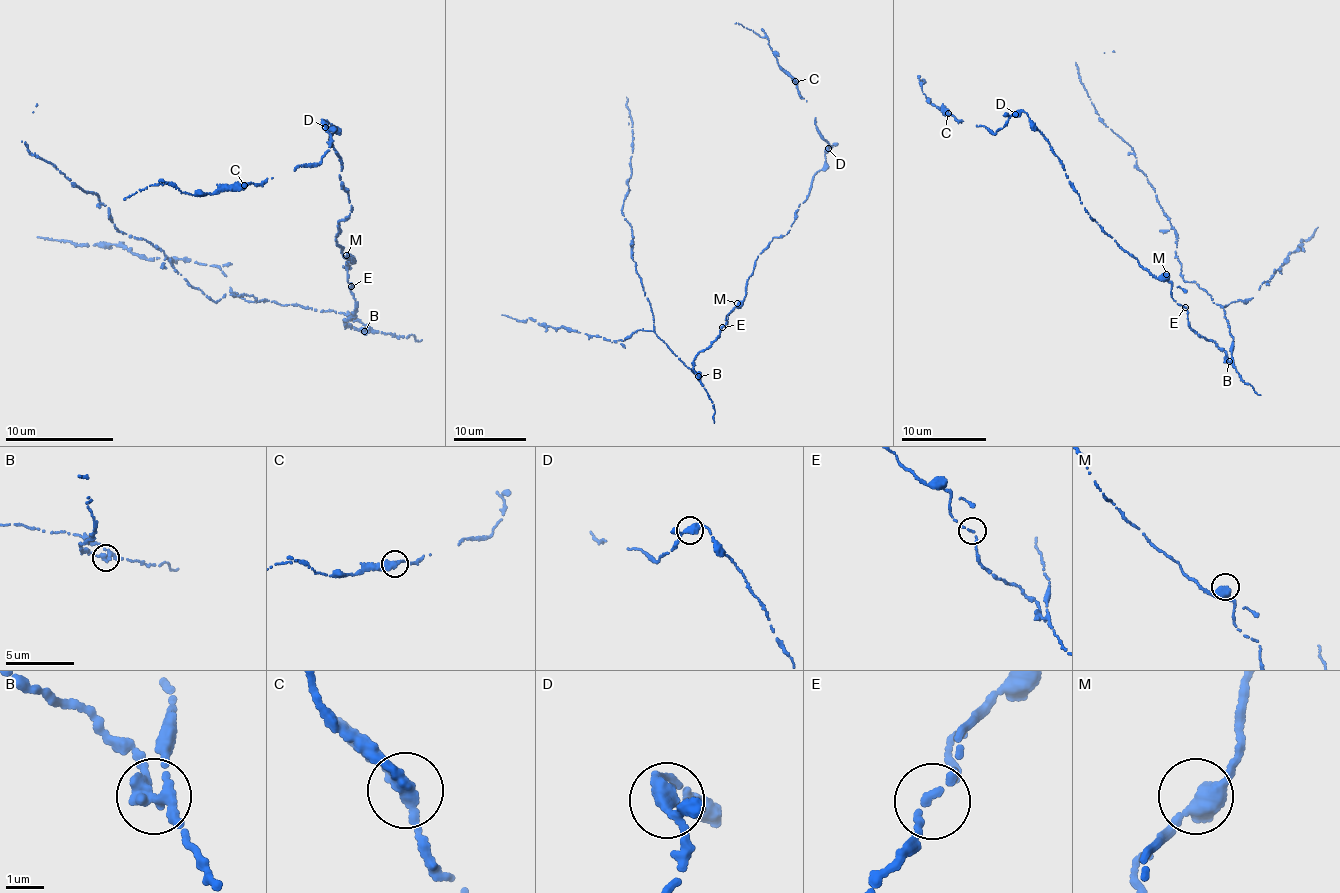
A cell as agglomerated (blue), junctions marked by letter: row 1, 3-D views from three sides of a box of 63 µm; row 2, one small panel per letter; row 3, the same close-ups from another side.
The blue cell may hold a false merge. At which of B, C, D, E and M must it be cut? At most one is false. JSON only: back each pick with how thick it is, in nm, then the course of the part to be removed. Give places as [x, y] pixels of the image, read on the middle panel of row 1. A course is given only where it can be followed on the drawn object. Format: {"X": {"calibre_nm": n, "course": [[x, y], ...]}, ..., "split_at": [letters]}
{"B": {"calibre_nm": 300}, "split_at": ["B"]}

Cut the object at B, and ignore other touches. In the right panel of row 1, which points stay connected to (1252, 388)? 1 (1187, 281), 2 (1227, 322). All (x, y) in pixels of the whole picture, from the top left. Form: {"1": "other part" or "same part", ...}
{"1": "same part", "2": "same part"}

